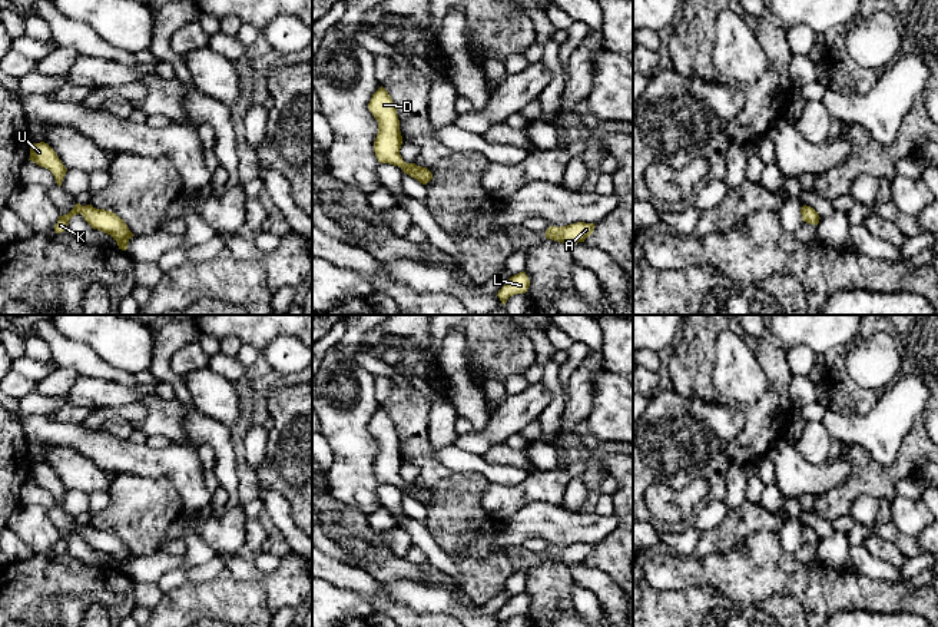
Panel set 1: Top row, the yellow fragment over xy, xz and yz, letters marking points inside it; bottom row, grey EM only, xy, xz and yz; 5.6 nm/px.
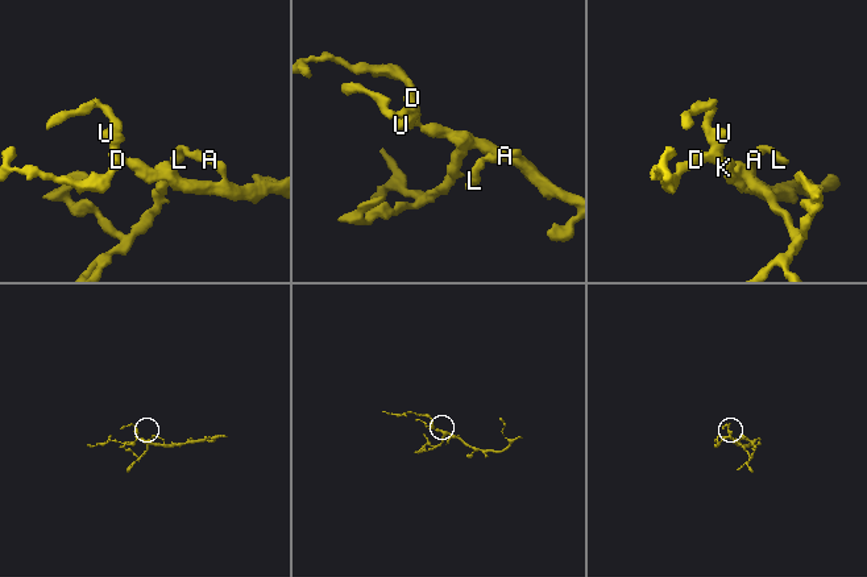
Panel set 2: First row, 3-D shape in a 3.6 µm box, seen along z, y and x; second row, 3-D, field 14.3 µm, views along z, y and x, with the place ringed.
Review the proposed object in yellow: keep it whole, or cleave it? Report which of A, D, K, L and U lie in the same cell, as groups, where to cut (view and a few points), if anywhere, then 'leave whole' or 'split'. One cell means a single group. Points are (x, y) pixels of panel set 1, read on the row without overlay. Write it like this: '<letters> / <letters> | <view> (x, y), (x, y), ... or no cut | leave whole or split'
A D K L U | no cut | leave whole

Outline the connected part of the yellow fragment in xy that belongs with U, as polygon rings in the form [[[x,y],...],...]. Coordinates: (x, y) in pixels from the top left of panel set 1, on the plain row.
[[[44,462],[33,464],[30,468],[30,480],[36,485],[49,490],[59,507],[62,507],[63,498],[67,492],[56,472]]]

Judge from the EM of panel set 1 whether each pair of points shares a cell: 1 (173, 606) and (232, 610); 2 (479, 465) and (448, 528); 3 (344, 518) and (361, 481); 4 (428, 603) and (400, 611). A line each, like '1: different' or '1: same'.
1: same
2: different
3: different
4: different

